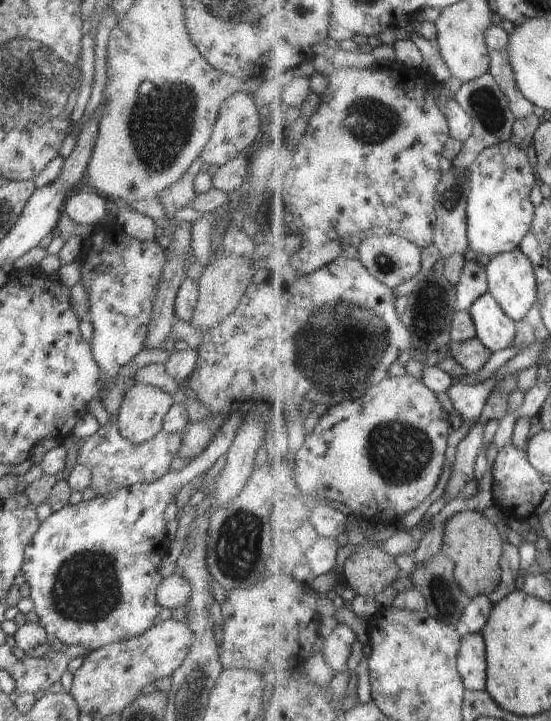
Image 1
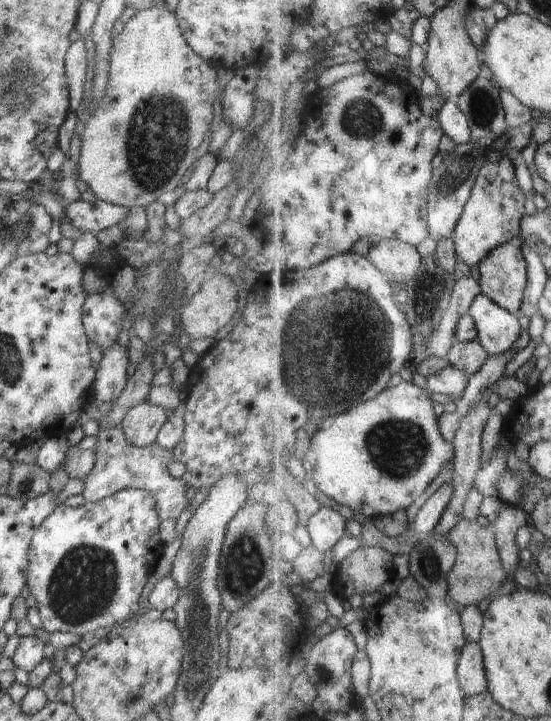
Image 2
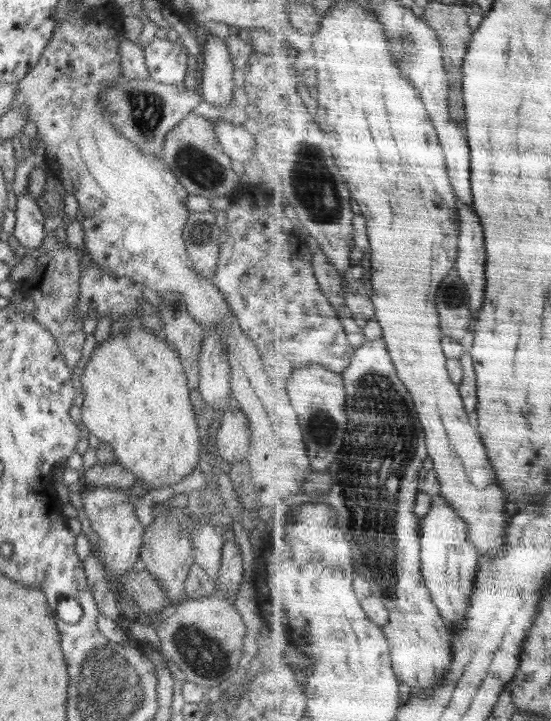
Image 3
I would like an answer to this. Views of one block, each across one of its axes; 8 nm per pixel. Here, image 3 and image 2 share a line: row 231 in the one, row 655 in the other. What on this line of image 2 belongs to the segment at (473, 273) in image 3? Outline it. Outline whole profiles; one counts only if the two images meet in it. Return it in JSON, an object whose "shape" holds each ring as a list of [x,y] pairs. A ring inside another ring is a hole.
{"shape":[[[470,643],[465,647],[459,666],[458,676],[466,696],[477,696],[489,692],[485,651],[480,643]]]}

